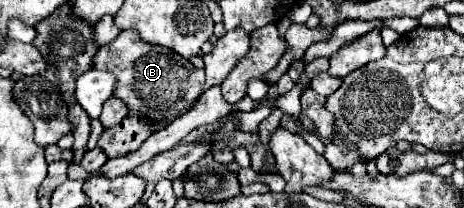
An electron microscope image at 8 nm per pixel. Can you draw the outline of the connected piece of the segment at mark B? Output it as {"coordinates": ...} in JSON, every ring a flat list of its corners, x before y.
{"coordinates":[[121,32,113,42,101,48,93,58,93,68,115,74,117,86,113,96,125,102,129,116,145,116,145,120,151,122,189,112,203,92,205,80,205,72,195,68,189,60,169,48,141,42,137,32]]}

